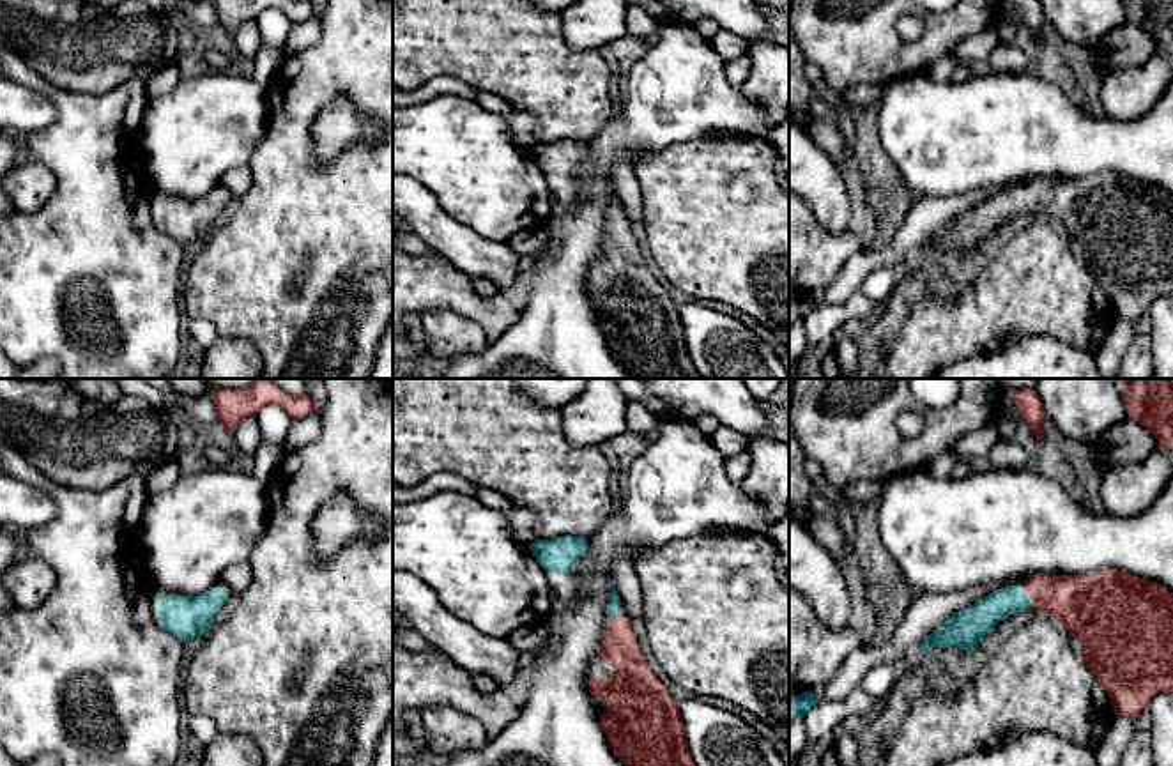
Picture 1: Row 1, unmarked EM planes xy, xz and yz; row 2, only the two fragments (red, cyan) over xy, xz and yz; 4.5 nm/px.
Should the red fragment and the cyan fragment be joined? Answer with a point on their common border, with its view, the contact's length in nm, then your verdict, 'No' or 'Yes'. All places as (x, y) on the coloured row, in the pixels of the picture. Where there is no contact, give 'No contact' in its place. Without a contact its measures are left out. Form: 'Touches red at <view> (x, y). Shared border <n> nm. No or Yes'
Touches red at yz (1028, 595). Shared border 90 nm. Yes

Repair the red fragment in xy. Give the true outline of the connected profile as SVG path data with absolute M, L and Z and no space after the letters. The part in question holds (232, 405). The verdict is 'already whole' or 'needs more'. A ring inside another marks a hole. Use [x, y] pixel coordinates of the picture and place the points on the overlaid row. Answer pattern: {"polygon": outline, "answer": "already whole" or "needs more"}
{"polygon": "M257 379L253 384L241 389L216 389L211 391L211 396L216 403L218 421L226 430L228 437L232 437L242 419L257 417L267 405L281 407L292 421L306 417L318 409L318 403L306 393L290 394L271 379Z", "answer": "already whole"}

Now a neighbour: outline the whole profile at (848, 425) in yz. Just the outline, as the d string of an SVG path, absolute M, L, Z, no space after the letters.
M794 379L789 421L807 458L821 465L833 488L886 481L901 472L927 469L955 440L994 419L1005 396L1000 379L959 380L961 394L952 405L924 407L911 393L911 379ZM904 410L920 412L925 419L915 439L906 439L897 430L895 419Z

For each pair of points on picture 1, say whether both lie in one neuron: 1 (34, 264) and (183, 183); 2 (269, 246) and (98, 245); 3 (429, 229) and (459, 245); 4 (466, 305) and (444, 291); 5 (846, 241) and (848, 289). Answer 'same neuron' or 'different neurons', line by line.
1: different neurons
2: different neurons
3: same neuron
4: same neuron
5: different neurons

